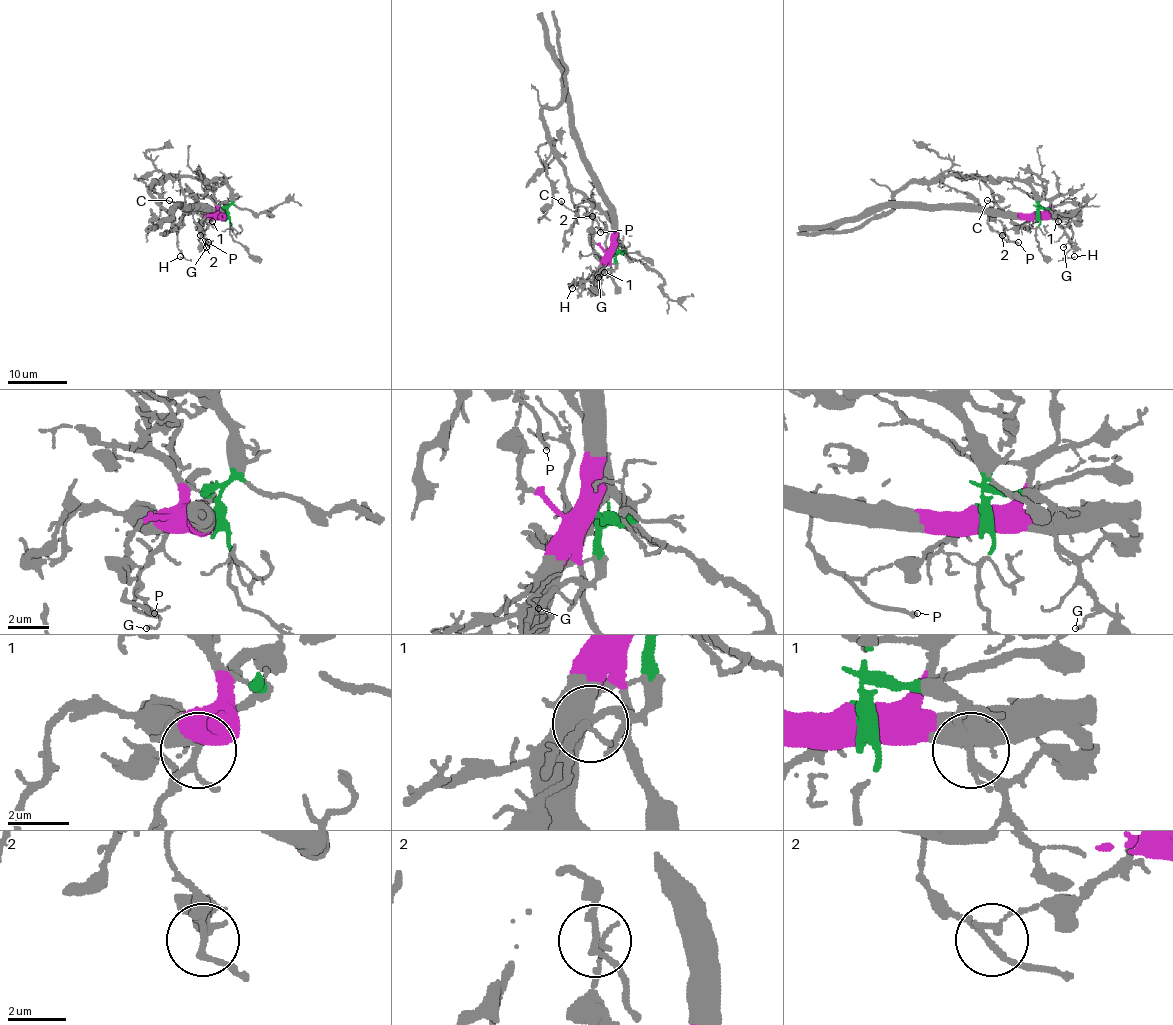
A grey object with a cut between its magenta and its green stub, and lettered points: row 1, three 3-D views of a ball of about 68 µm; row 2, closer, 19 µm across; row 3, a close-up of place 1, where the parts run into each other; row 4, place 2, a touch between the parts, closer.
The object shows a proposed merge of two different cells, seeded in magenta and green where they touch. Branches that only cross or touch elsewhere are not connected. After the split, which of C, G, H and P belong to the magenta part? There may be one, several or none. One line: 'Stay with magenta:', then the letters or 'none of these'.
Stay with magenta: H

